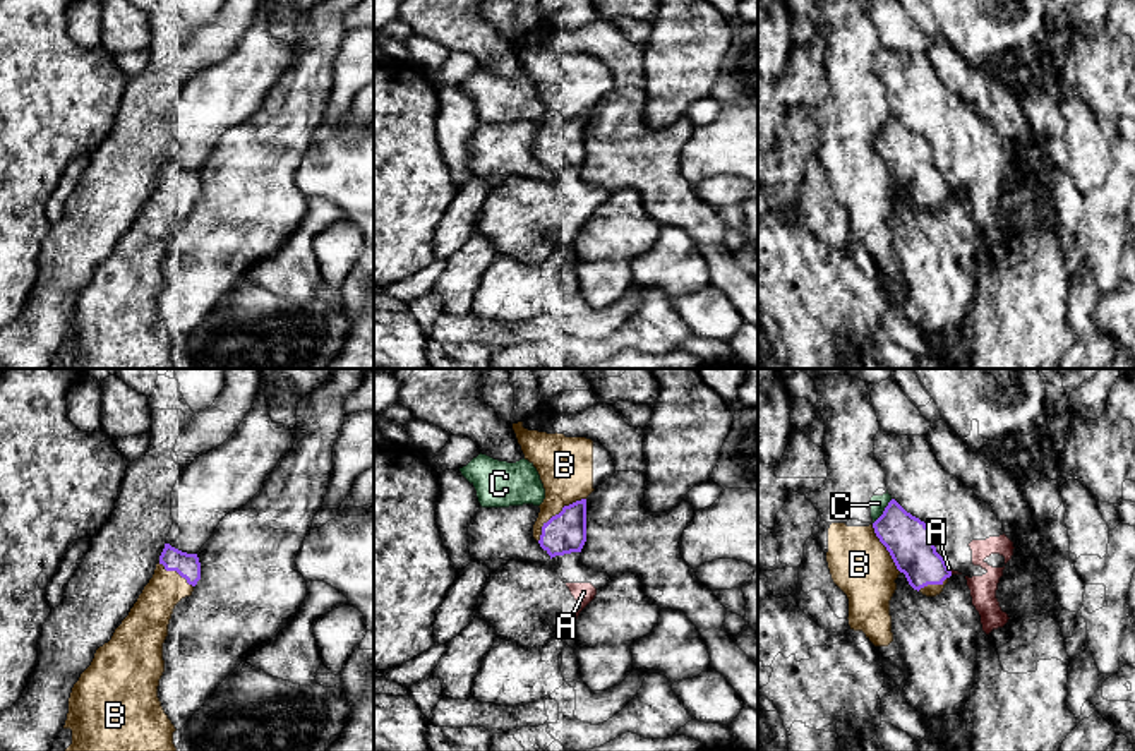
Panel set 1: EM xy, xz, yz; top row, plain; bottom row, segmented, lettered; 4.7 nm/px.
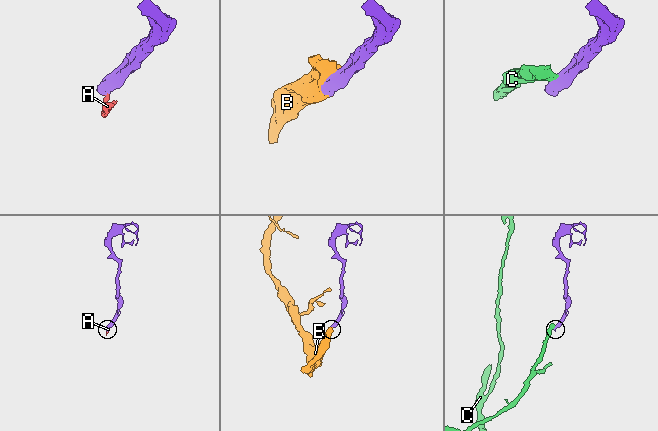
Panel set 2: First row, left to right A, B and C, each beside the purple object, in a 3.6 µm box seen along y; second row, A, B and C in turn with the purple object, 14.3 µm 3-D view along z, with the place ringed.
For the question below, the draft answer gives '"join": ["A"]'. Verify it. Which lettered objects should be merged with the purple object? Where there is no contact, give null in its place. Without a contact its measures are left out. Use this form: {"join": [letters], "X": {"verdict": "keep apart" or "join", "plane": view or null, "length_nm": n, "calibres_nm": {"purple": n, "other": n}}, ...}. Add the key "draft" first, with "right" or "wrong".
{"draft": "wrong", "join": [], "A": {"verdict": "keep apart", "plane": "yz", "length_nm": 40, "calibres_nm": {"purple": 220, "other": 20}}, "B": {"verdict": "keep apart", "plane": "xz", "length_nm": 300, "calibres_nm": {"purple": 190, "other": 260}}, "C": {"verdict": "keep apart", "plane": "yz", "length_nm": 150, "calibres_nm": {"purple": 220, "other": 80}}}

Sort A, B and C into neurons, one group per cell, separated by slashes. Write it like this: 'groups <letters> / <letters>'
groups A / B / C

